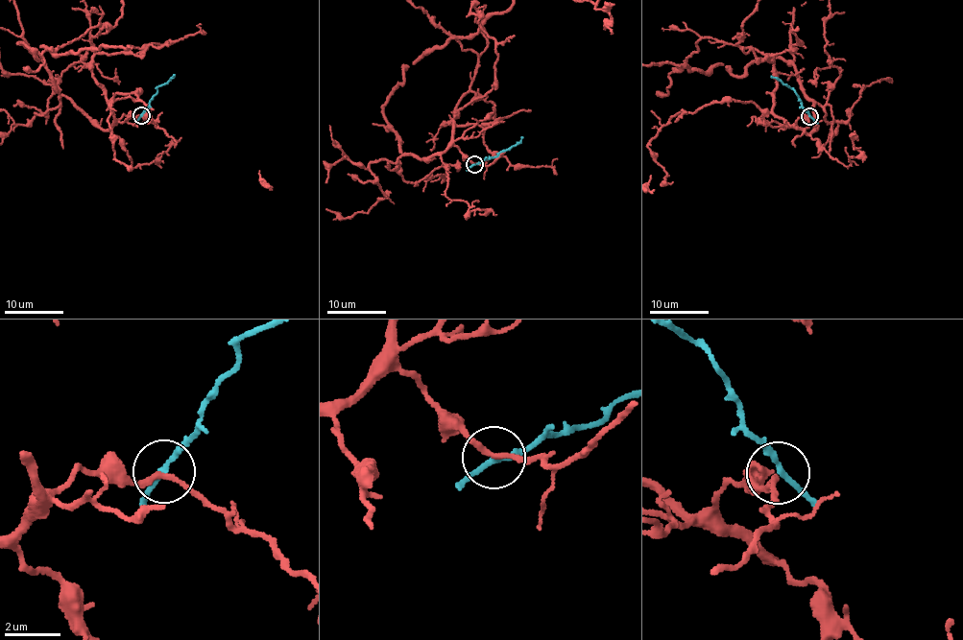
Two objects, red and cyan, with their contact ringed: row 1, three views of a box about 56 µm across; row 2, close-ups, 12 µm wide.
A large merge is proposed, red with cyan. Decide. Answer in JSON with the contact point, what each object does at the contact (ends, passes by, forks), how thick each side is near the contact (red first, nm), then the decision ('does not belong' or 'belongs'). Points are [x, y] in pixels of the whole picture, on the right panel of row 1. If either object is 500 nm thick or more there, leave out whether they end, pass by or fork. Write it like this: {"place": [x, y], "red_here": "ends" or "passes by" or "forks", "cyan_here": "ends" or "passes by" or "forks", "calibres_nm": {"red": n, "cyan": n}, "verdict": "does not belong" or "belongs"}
{"place": [809, 116], "red_here": "passes by", "cyan_here": "passes by", "calibres_nm": {"red": 190, "cyan": 190}, "verdict": "does not belong"}

